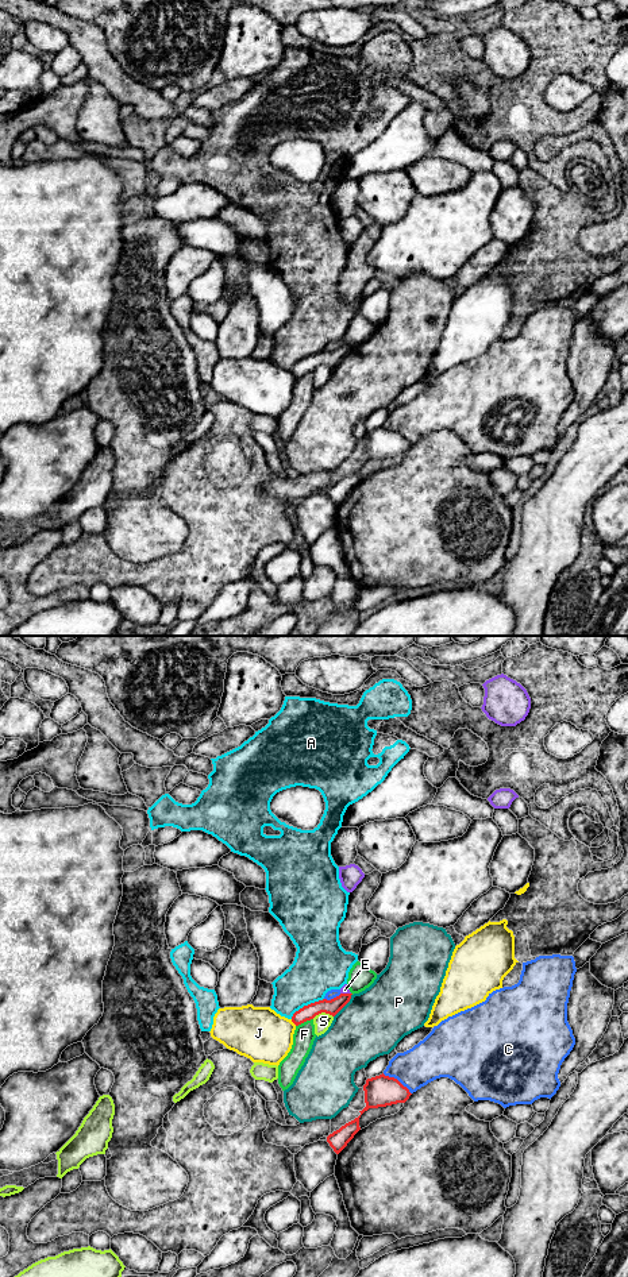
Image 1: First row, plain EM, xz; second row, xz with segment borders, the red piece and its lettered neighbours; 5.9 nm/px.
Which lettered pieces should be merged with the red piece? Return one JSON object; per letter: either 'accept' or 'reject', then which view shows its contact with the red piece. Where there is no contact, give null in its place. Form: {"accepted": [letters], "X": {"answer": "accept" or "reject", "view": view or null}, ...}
{"accepted": [], "A": {"answer": "reject", "view": "xz"}, "C": {"answer": "reject", "view": "xz"}, "E": {"answer": "reject", "view": "xz"}, "F": {"answer": "reject", "view": "xz"}, "J": {"answer": "reject", "view": "xz"}, "P": {"answer": "reject", "view": "xz"}, "S": {"answer": "reject", "view": "xz"}}

